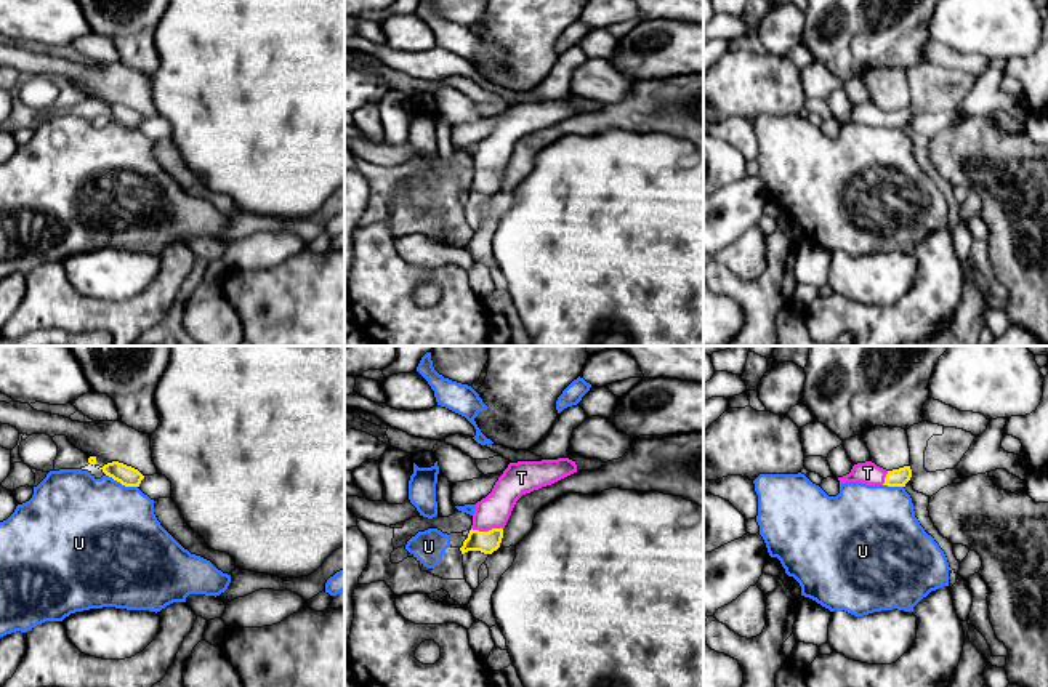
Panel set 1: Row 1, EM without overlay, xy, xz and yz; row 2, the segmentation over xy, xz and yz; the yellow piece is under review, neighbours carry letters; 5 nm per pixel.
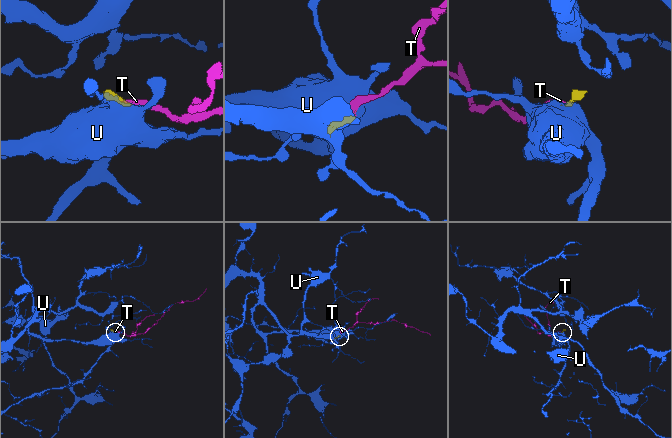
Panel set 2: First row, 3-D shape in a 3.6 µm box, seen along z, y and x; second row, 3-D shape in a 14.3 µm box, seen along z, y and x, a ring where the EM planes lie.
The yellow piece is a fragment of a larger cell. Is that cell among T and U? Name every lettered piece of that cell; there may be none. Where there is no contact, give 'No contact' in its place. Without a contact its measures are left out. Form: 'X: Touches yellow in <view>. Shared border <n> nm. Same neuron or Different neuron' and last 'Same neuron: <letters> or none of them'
T: Touches yellow in xz. Shared border 160 nm. Same neuron
U: Touches yellow in xy. Shared border 170 nm. Different neuron
Same neuron: T

